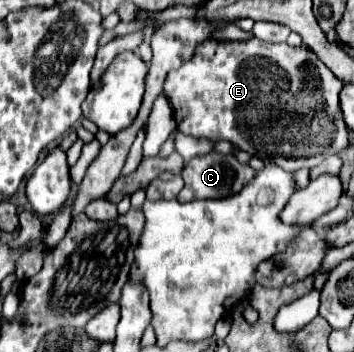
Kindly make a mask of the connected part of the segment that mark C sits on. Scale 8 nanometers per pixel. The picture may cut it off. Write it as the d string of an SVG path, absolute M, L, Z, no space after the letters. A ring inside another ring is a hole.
M211 151L203 157L195 157L189 163L185 163L183 169L183 181L185 187L179 193L179 201L193 201L193 199L221 199L231 193L239 193L251 179L255 179L257 171L251 165L241 165L233 155L221 155L217 151Z

